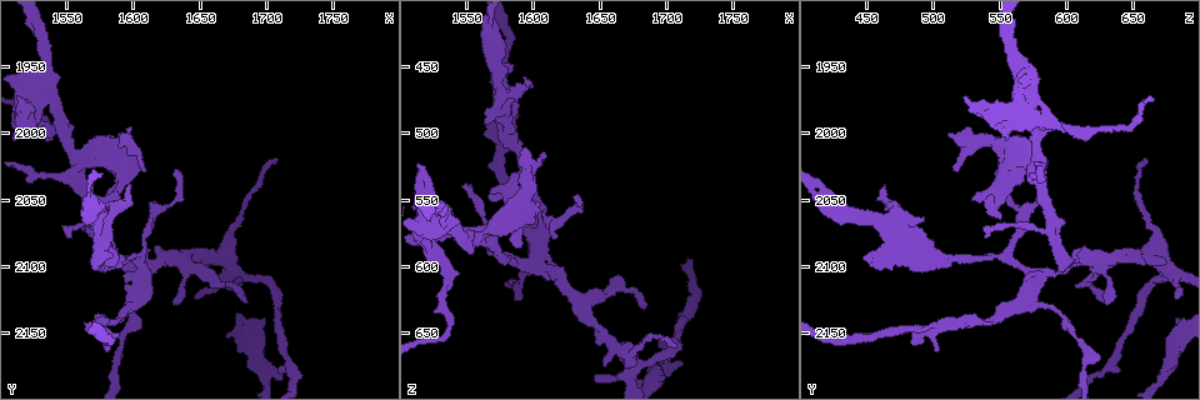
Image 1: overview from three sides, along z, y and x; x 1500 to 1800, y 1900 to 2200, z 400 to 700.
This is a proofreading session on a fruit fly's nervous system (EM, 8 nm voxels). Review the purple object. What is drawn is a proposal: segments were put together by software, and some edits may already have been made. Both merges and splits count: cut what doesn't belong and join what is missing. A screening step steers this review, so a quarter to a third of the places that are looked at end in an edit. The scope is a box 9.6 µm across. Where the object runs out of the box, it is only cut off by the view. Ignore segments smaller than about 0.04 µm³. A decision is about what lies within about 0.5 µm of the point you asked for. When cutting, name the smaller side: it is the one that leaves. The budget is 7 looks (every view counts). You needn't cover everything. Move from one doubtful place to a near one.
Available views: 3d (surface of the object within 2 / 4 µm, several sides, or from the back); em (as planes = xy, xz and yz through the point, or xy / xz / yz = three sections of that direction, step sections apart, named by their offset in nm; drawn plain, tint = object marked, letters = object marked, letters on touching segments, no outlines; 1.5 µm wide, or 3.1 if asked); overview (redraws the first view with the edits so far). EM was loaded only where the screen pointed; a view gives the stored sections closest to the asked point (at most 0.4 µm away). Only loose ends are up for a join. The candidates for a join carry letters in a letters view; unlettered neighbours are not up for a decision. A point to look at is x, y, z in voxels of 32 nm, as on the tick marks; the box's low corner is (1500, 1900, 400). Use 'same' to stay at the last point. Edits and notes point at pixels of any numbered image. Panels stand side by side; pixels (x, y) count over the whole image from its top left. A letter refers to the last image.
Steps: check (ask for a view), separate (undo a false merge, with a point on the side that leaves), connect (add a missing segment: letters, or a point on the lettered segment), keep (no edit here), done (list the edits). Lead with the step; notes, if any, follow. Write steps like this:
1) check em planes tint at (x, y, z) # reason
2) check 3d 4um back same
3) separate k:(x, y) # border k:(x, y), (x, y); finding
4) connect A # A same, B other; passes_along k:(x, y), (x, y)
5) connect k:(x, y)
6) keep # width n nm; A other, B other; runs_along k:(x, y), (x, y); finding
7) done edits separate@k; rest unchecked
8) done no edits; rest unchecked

check em planes tint at (1594, 2102, 596) # abrupt turn

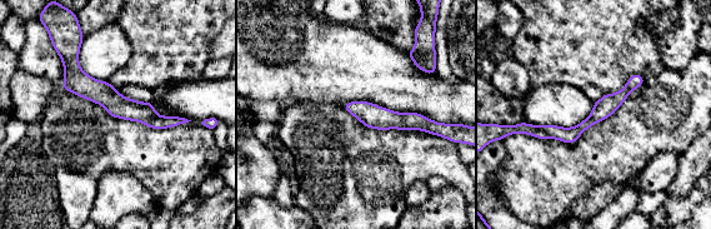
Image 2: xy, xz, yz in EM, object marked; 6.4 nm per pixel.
check em planes letters same # what lies round it

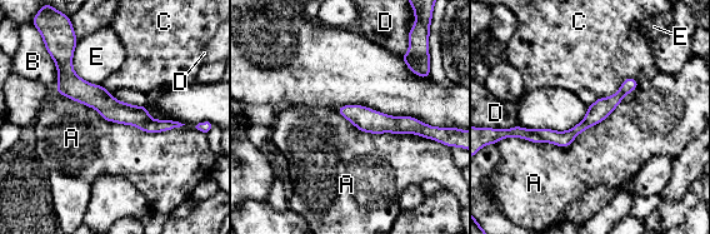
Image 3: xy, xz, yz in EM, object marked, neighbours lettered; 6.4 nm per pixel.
keep # A other, B other, C other, D other, E other; runs_along 3:(63, 59), (110, 109), (175, 124); all the same neuron

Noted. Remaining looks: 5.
check 3d 4um at (1568, 2060, 548)

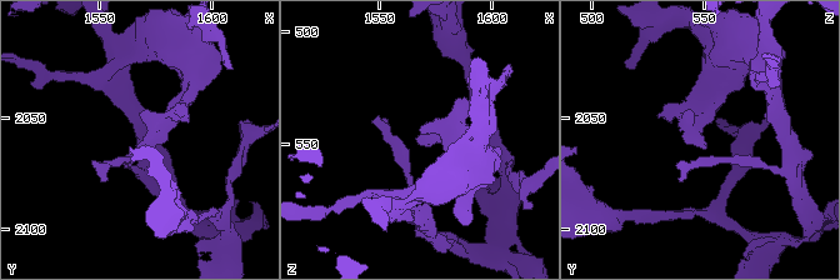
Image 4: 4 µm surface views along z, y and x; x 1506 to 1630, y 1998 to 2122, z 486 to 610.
check em xz step 8 tint at (1566, 2064, 548) # need the tissue

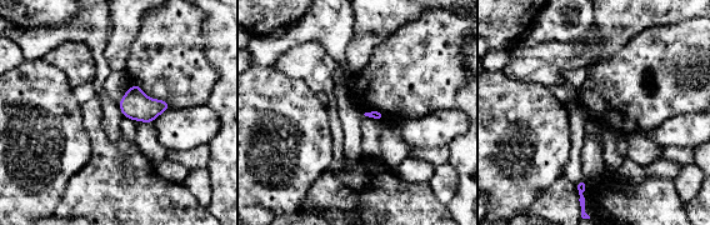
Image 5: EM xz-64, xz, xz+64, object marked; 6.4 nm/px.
check em planes letters same # cut it another way

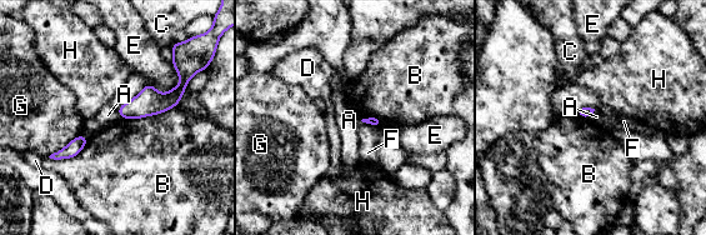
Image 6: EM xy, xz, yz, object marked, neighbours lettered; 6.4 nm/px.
keep # longest_contact B 360 nm; A other, B other, C other, D other, E other, F other, G other, H other; no lettered segment goes on from it

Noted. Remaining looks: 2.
check 3d 2um back at (1646, 2124, 686) # an open end

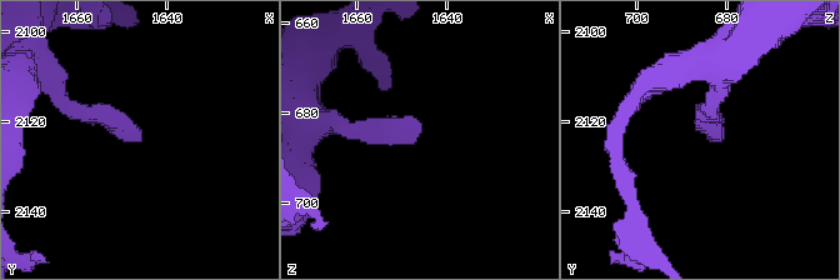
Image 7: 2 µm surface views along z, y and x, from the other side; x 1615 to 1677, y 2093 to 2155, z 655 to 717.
check em planes letters at (1646, 2124, 684) # need the tissue

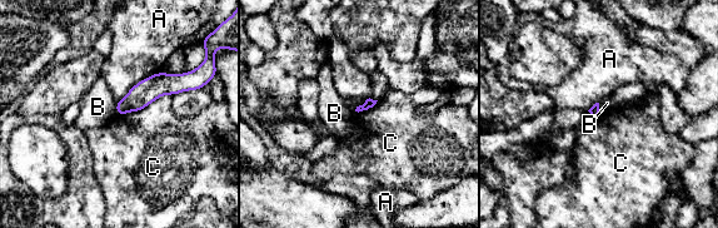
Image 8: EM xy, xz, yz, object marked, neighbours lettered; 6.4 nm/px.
keep # A other, B other, C other; runs_along 8:(188, 85), (155, 85), (119, 110); none of them fits

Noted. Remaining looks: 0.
done no edits; rest unchecked

